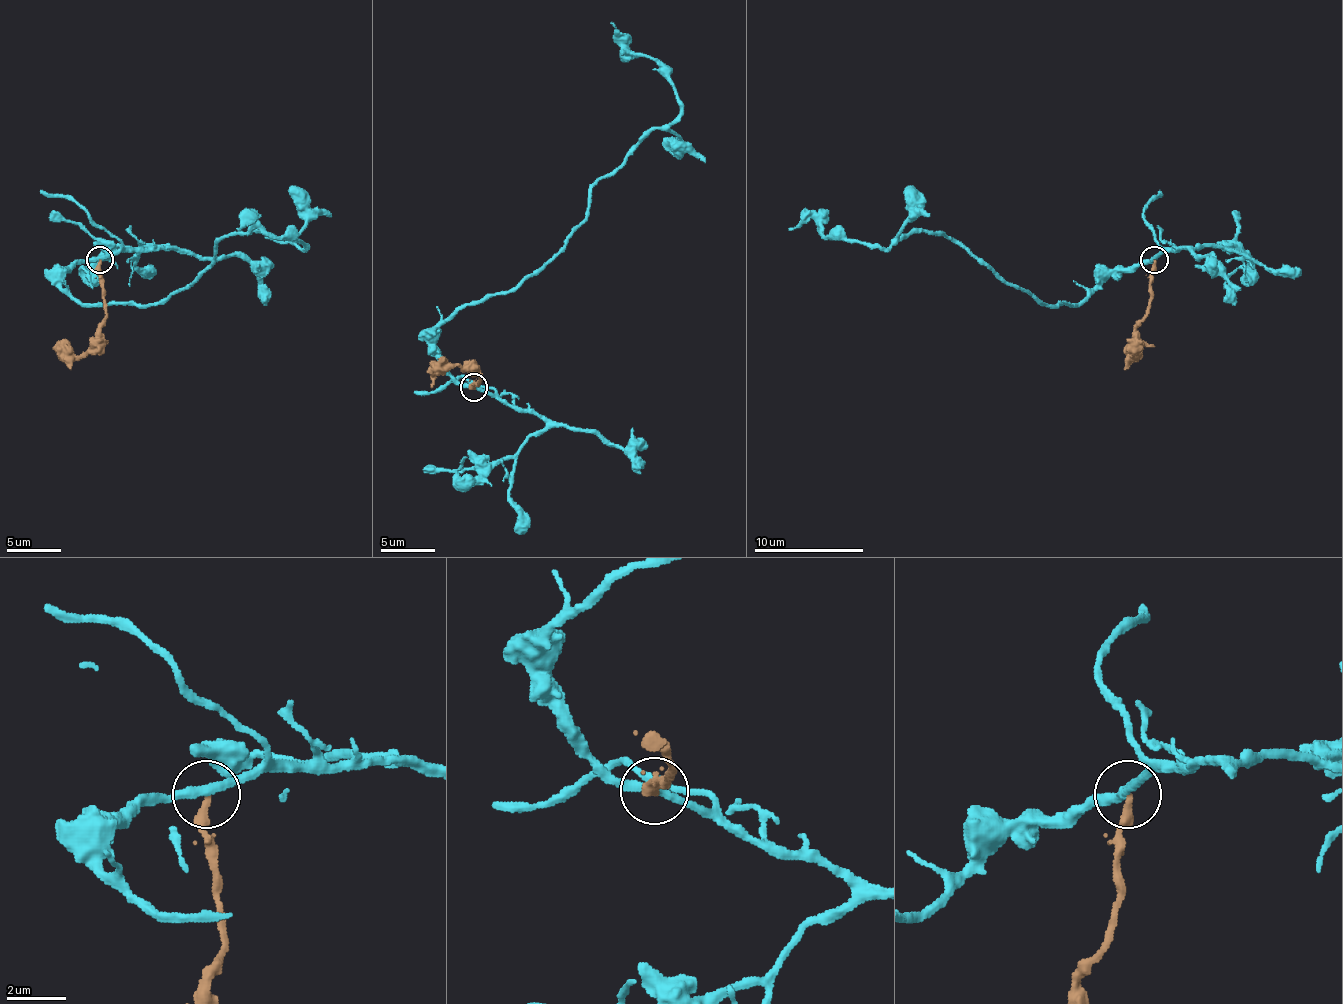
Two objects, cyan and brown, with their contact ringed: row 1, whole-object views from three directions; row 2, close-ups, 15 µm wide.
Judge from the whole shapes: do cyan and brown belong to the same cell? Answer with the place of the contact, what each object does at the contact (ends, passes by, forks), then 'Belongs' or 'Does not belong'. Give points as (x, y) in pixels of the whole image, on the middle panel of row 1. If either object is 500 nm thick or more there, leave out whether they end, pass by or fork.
Place: (473, 387). At the ring cyan passes by. At the ring brown ends. Does not belong

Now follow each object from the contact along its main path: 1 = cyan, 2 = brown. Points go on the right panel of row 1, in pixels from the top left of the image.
1: (1153, 260), (1079, 304), (1038, 304), (940, 233), (912, 230), (880, 244), (828, 238), (811, 217), (789, 230)
2: (1153, 260), (1148, 315), (1137, 329), (1134, 356), (1142, 345), (1153, 345)

